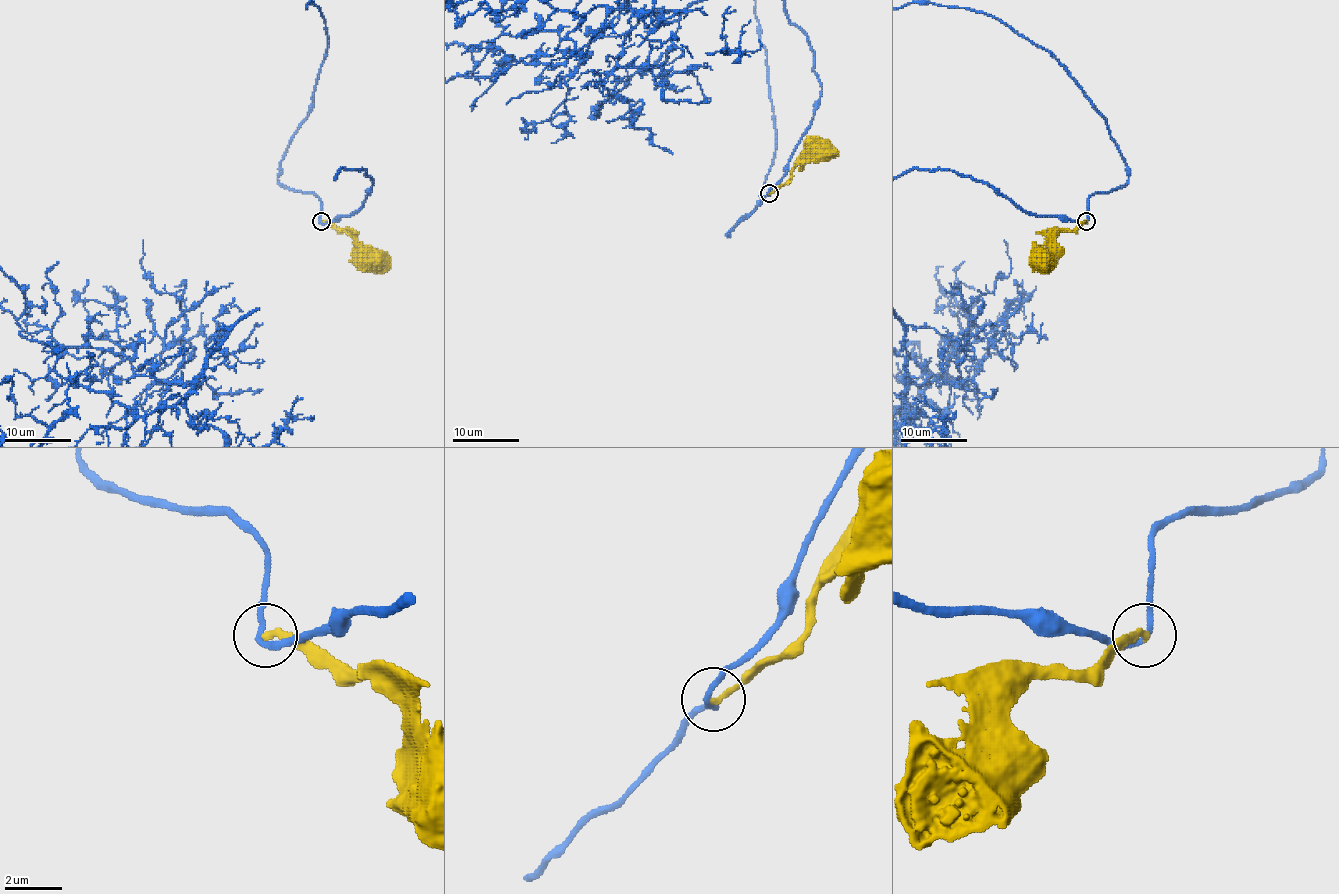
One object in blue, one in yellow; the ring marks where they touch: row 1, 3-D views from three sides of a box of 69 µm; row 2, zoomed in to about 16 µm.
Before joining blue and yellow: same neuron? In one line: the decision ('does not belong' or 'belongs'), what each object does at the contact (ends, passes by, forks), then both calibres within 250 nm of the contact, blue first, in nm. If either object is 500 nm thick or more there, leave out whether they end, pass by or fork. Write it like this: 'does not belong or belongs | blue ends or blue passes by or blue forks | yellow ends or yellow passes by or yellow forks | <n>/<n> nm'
belongs | blue passes by | yellow ends | 180/240 nm

